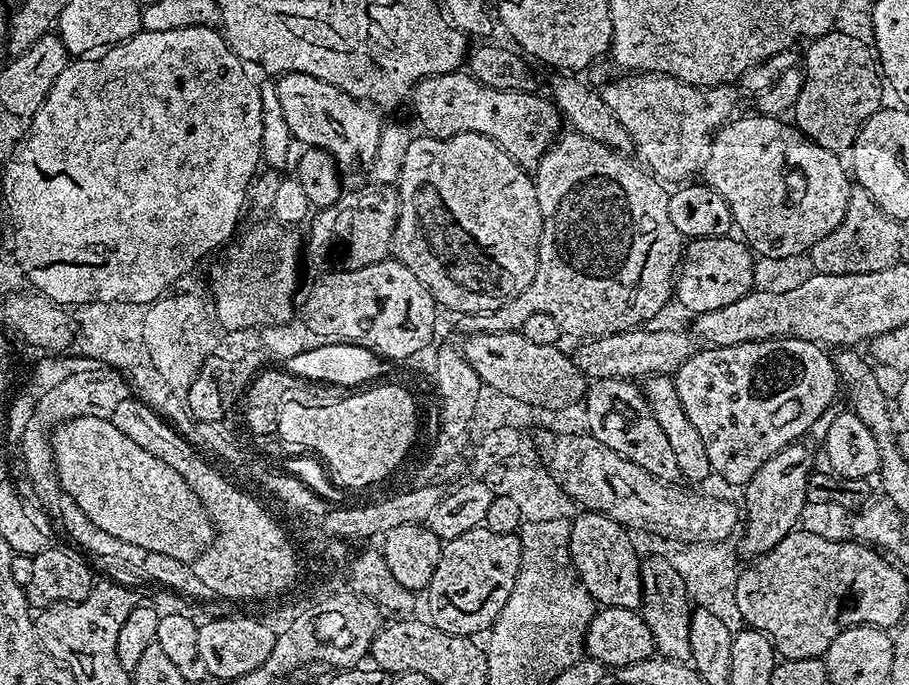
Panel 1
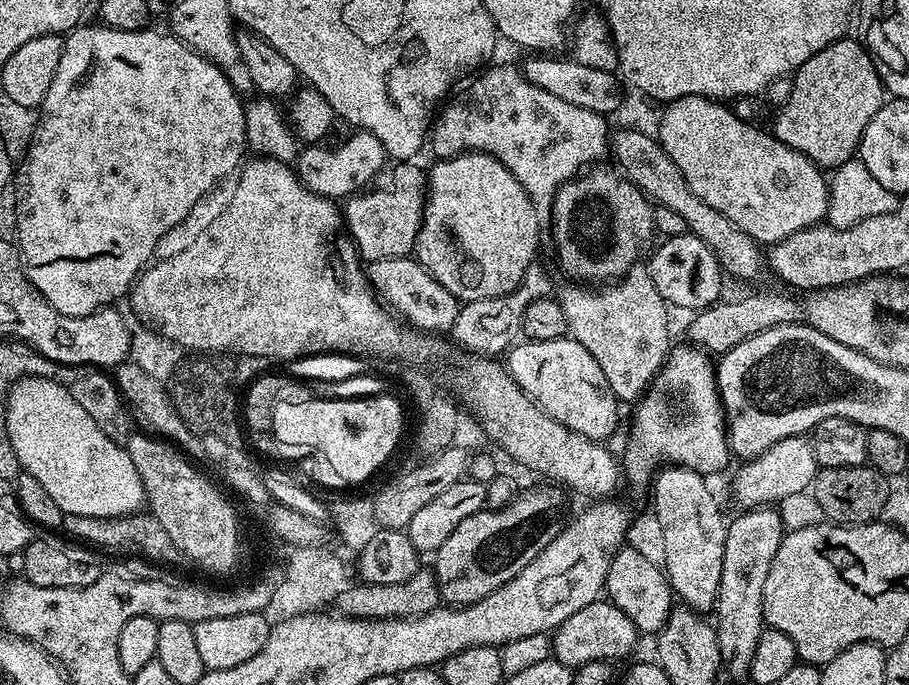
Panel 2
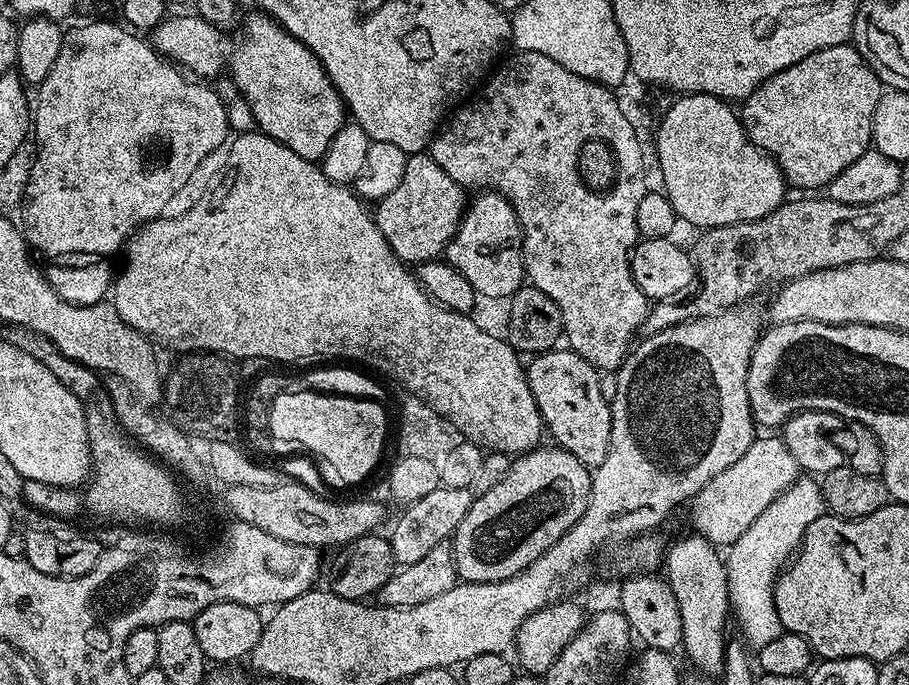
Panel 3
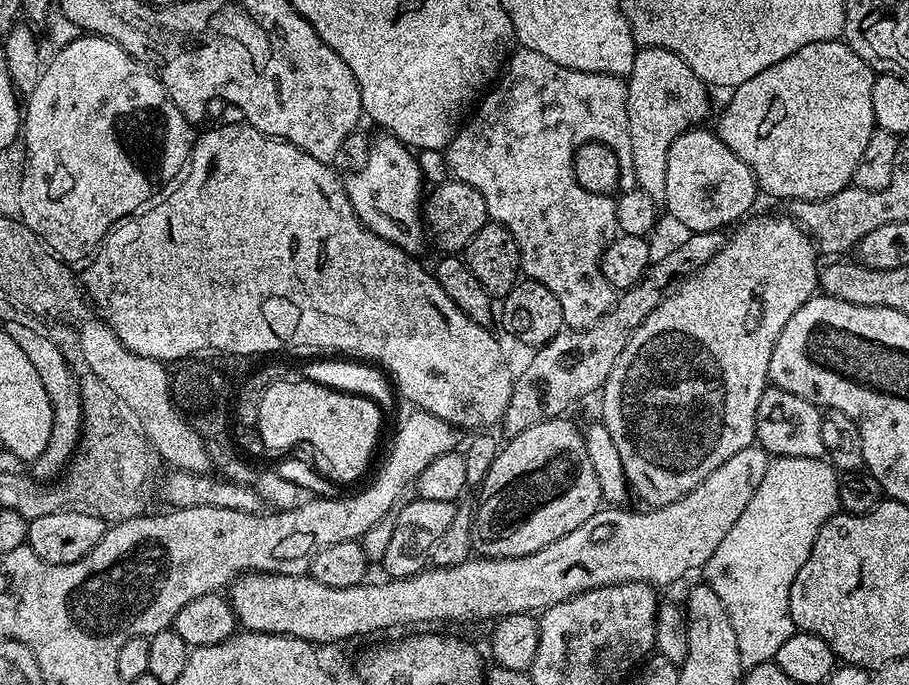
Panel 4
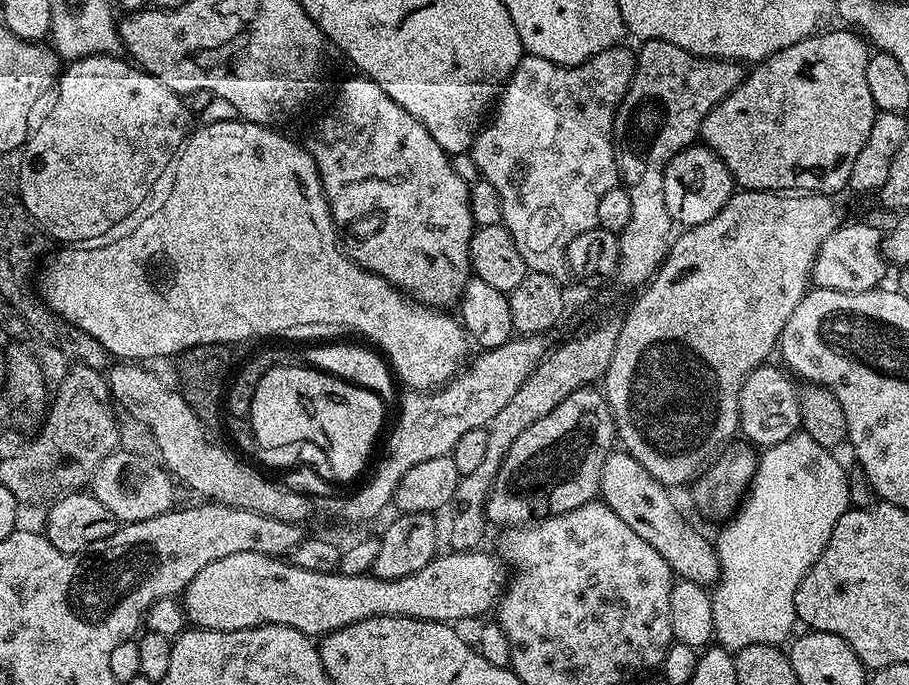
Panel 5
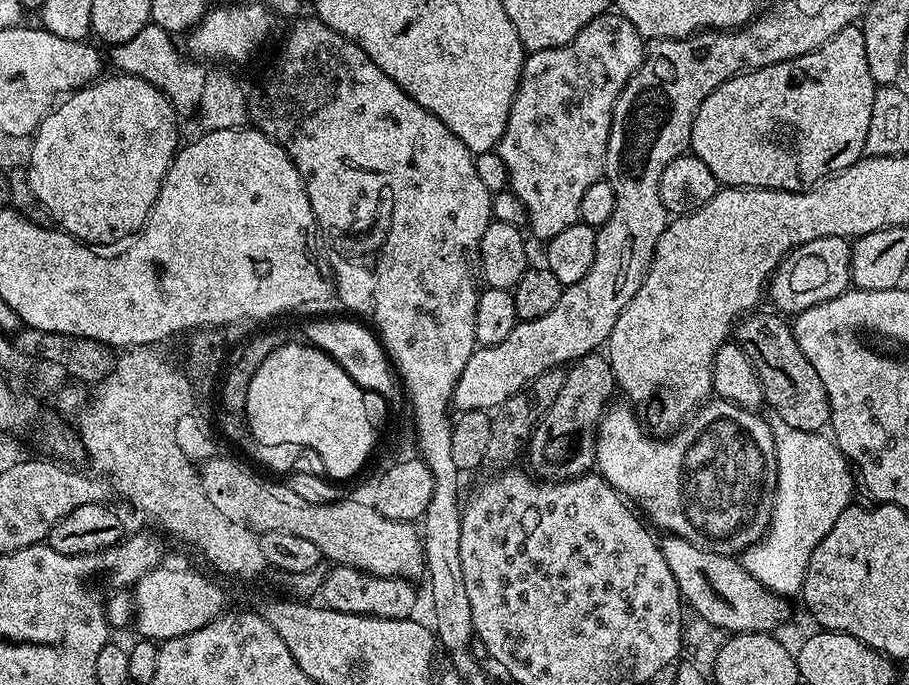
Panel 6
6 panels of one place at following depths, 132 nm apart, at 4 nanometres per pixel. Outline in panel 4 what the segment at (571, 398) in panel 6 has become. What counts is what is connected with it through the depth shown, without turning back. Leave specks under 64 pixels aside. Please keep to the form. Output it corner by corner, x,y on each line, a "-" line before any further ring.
553,418
538,422
538,426
530,426
530,430
522,430
518,435
511,437
507,443
508,445
506,445
505,448
503,445
503,447
497,451
496,457
494,458
494,466
490,466
490,474
486,474
486,478
478,486
480,501
474,504
472,514
473,553
475,553
477,557
487,558
489,560
518,558
526,554
534,554
538,550
542,550
542,546
550,546
550,542
558,542
558,538
570,534
570,530
578,530
578,526
582,526
582,522
586,522
586,518
590,518
595,512
599,512
602,507
598,477
594,474
594,466
590,466
590,454
586,454
584,433
579,427
576,429
575,426
568,421
568,418

